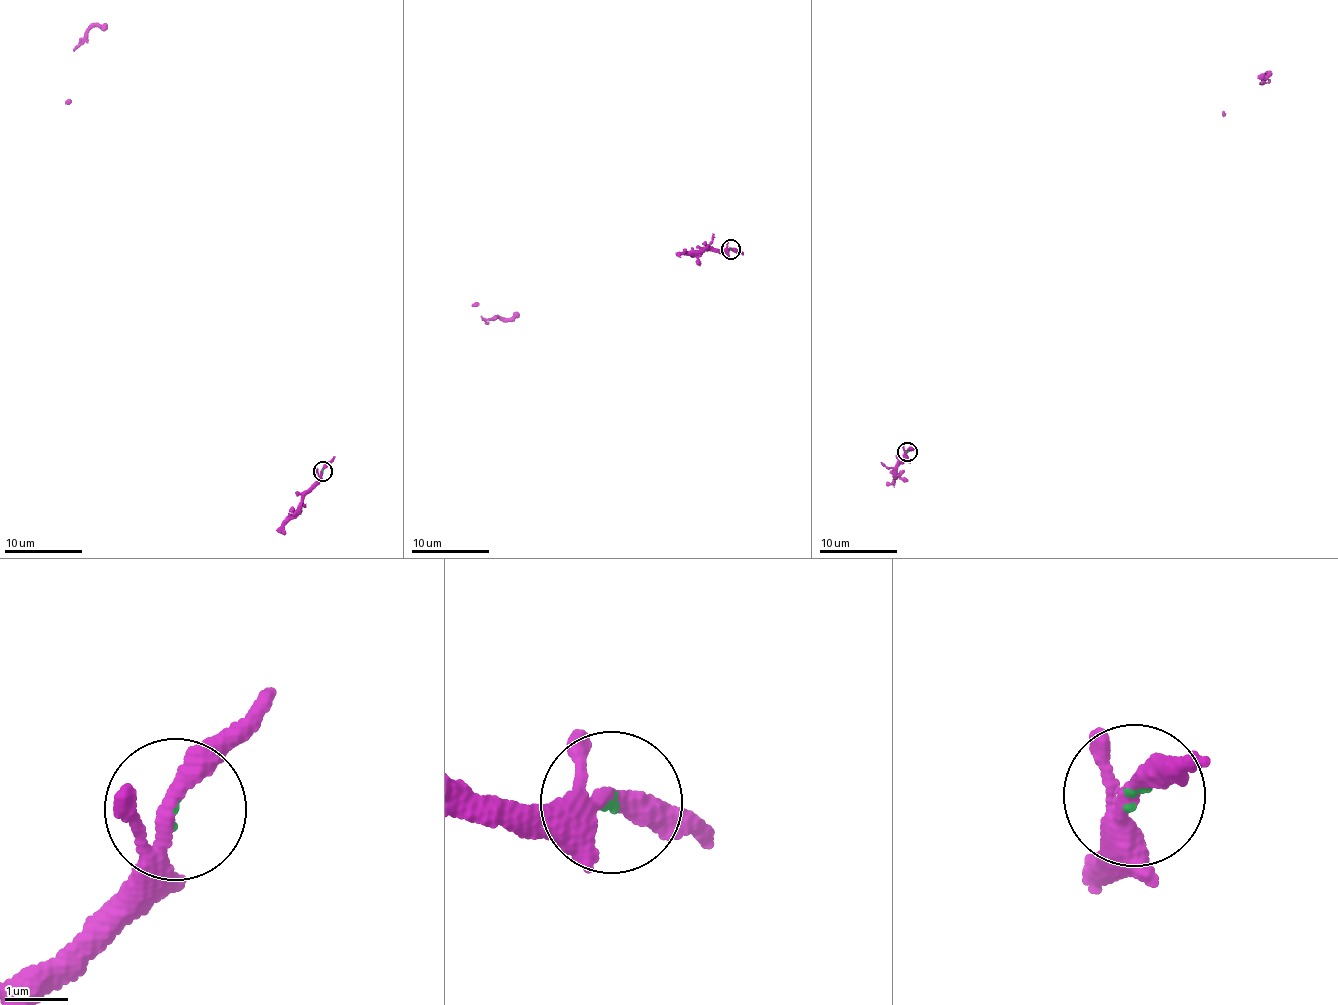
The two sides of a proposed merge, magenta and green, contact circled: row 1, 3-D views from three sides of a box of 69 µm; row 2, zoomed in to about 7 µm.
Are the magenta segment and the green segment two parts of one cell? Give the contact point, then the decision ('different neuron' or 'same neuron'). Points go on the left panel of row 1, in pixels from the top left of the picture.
place (322, 471); same neuron

